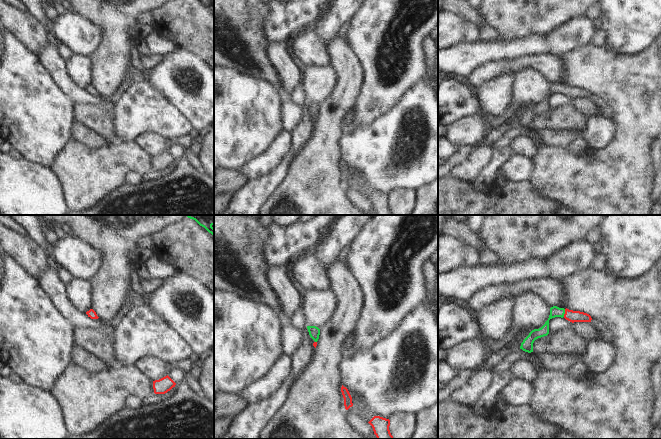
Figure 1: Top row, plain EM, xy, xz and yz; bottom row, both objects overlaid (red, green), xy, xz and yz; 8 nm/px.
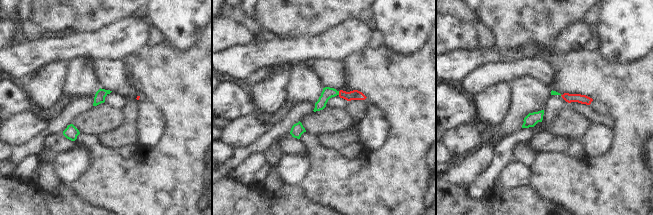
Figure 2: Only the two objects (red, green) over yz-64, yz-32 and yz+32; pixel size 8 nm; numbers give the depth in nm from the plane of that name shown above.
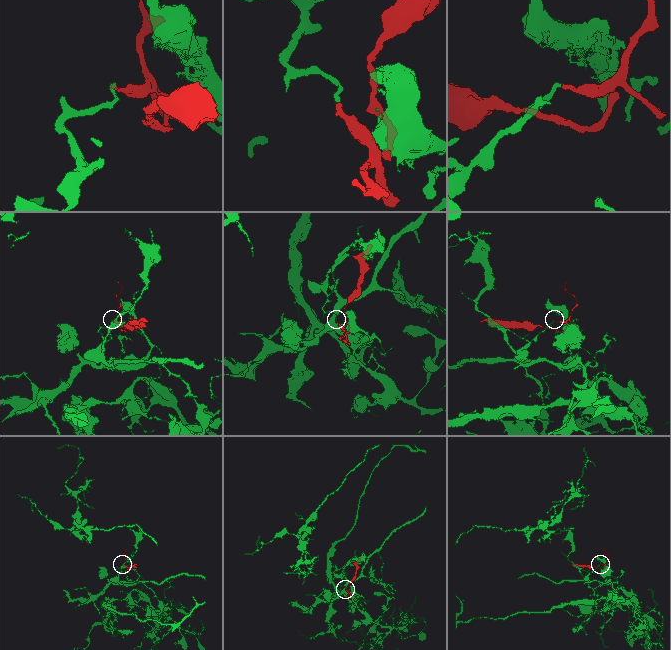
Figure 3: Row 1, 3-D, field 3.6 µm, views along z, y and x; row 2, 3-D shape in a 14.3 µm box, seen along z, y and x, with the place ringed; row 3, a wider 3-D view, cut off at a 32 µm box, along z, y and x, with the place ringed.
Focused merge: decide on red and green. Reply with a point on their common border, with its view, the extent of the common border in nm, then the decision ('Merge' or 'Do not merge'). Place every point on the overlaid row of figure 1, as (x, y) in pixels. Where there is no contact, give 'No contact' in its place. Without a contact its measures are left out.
Touches red at yz (565, 313). Shared border 70 nm. Merge.

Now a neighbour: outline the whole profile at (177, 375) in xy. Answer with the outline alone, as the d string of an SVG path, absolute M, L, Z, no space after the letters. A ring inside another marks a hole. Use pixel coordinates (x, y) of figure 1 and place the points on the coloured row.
M172 369L169 371L168 376L176 383L179 384L184 380L185 373L180 369Z

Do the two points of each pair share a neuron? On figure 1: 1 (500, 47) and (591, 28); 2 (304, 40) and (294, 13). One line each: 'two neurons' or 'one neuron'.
1: one neuron
2: two neurons

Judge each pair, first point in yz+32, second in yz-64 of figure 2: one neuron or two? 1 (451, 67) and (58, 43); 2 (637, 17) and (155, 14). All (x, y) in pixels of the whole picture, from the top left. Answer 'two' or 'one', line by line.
1: one
2: one

